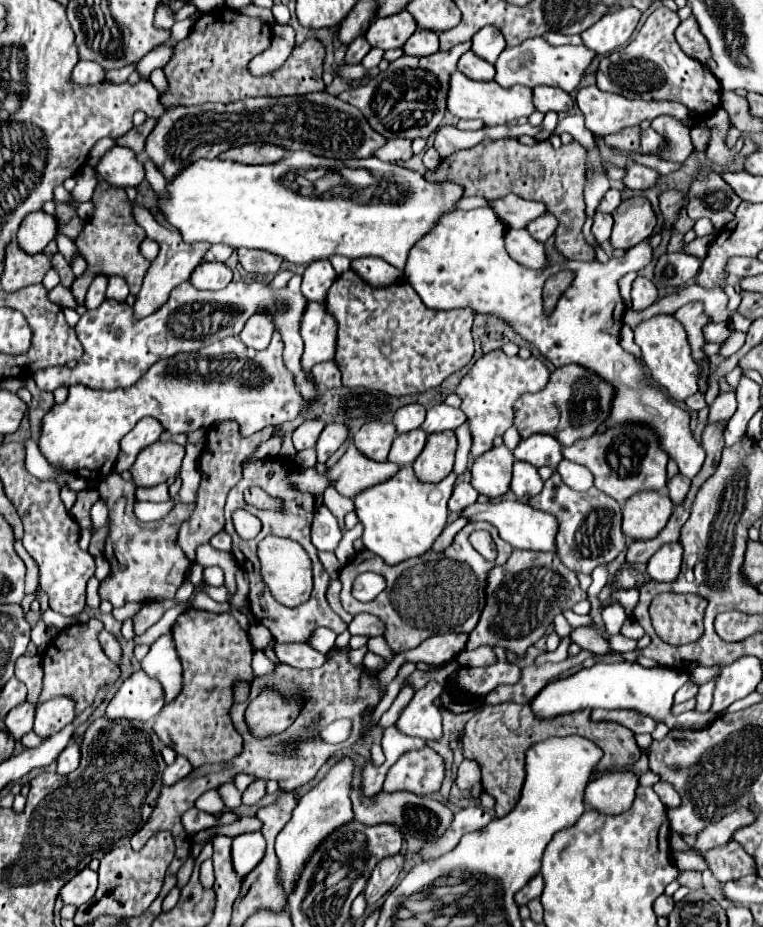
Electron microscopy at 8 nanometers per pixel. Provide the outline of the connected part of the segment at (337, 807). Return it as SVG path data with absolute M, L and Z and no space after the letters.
M349 759L335 763L327 773L327 777L299 799L297 807L293 809L293 817L279 831L275 841L275 853L279 859L279 885L287 897L293 893L297 879L301 877L301 871L305 869L309 857L325 841L325 837L329 837L335 829L351 823L353 819L353 803L349 799L351 777L353 777L353 765Z

